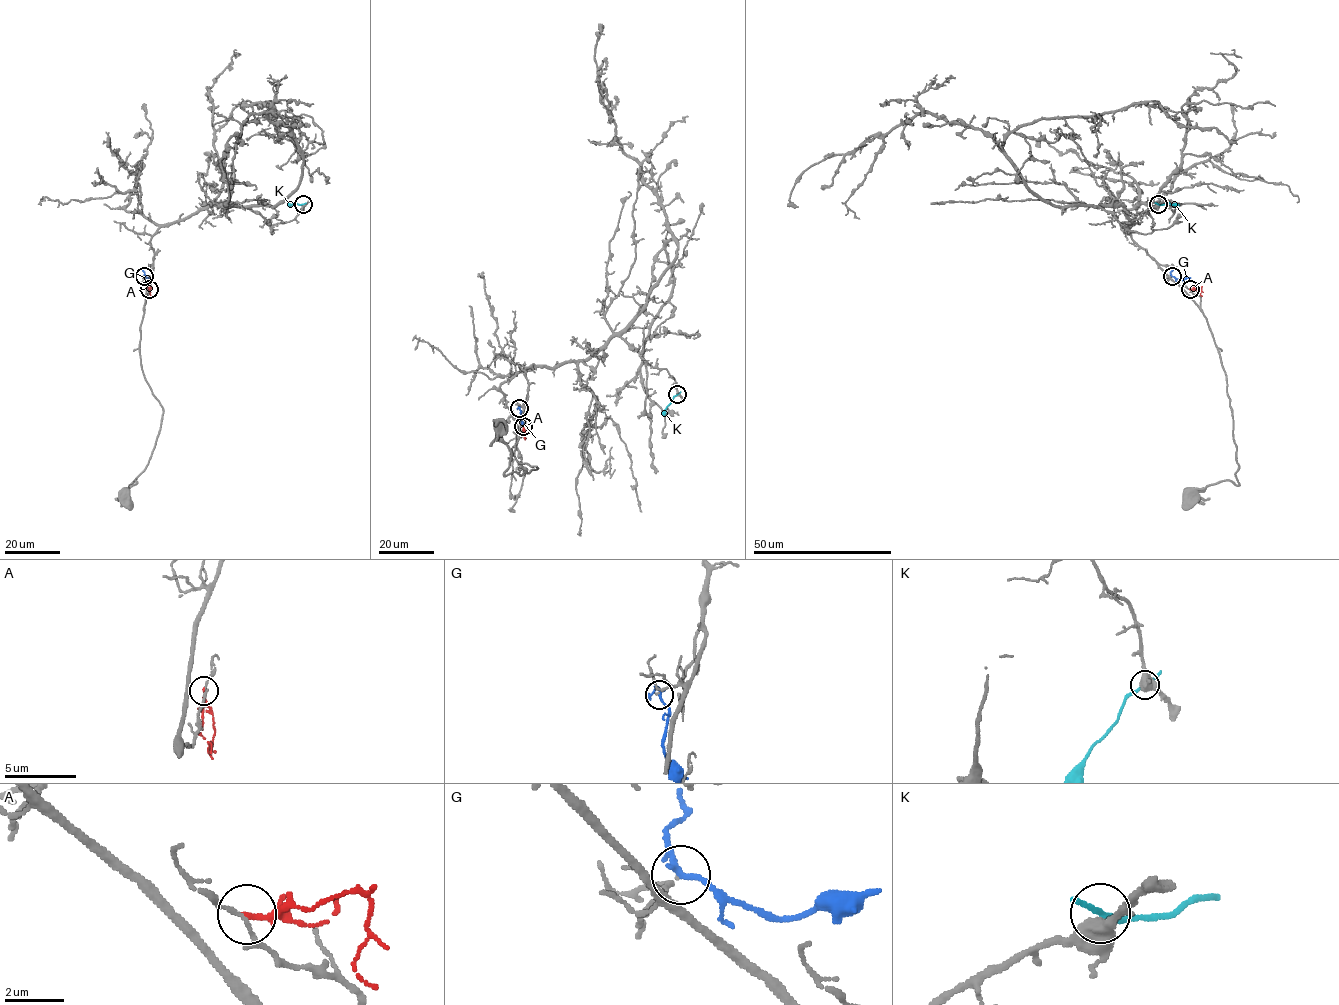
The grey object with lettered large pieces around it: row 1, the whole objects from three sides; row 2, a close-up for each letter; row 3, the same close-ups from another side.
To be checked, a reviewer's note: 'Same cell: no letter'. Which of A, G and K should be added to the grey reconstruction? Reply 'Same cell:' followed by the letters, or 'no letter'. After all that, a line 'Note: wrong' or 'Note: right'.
Same cell: no letter
Note: right

